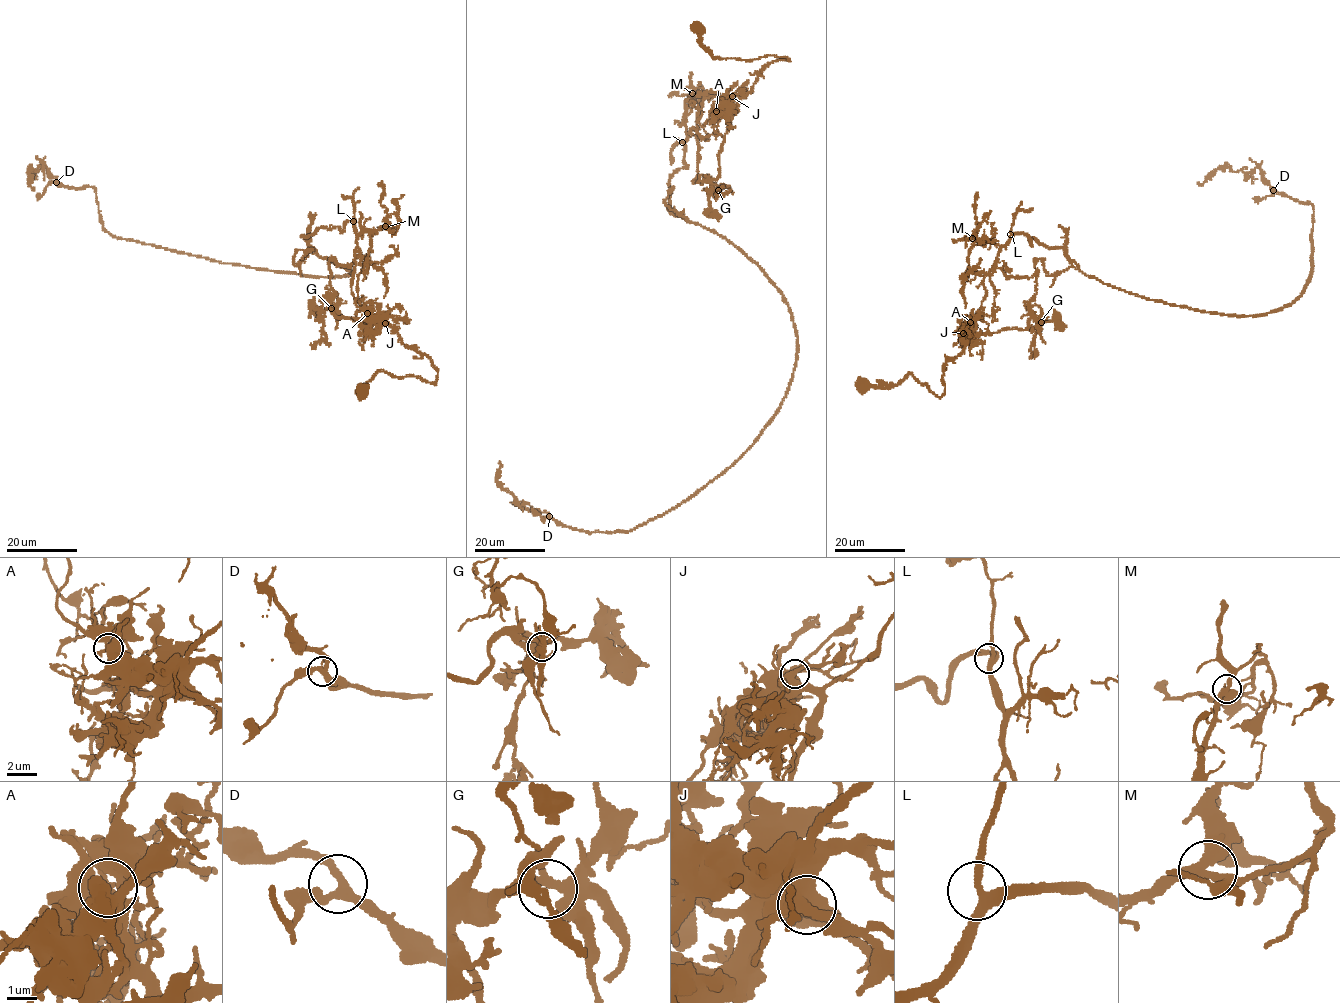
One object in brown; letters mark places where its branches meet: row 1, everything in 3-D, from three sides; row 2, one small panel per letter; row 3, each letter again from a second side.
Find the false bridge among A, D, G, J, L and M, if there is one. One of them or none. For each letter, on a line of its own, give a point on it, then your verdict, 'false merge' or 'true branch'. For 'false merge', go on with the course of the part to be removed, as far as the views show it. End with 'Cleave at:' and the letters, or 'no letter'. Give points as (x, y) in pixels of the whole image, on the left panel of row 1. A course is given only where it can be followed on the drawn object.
A: (367, 313) | false merge | (367, 313), (349, 220), (302, 235), (352, 272), (320, 276), (118, 238), (94, 188), (43, 164), (34, 187)
D: (56, 182) | true branch
G: (331, 308) | true branch
J: (385, 323) | true branch
L: (353, 221) | true branch
M: (385, 226) | true branch
Cleave at: A

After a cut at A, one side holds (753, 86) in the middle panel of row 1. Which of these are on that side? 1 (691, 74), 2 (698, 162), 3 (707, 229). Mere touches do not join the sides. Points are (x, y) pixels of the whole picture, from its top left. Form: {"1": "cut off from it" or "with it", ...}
{"1": "cut off from it", "2": "cut off from it", "3": "cut off from it"}

